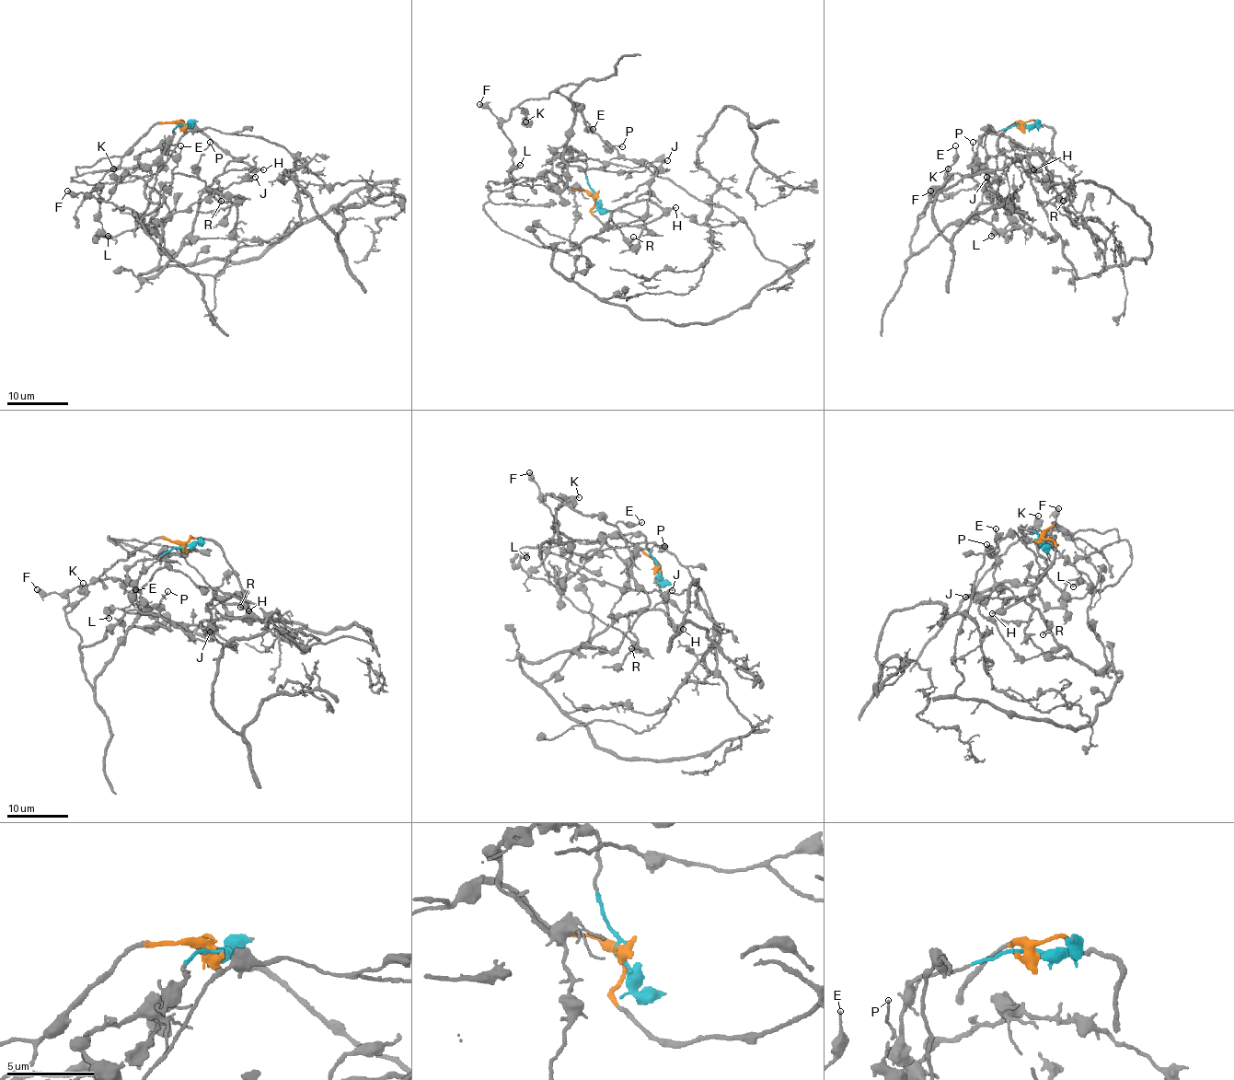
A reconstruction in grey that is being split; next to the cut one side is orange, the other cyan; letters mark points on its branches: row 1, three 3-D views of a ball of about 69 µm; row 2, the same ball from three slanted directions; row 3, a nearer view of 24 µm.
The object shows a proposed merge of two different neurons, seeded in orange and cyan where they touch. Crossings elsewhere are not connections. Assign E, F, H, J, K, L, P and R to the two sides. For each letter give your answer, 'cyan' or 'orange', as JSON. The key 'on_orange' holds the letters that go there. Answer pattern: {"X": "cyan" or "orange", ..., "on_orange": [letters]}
{"E": "cyan", "F": "cyan", "H": "orange", "J": "cyan", "K": "cyan", "L": "cyan", "P": "cyan", "R": "orange", "on_orange": ["H", "R"]}

